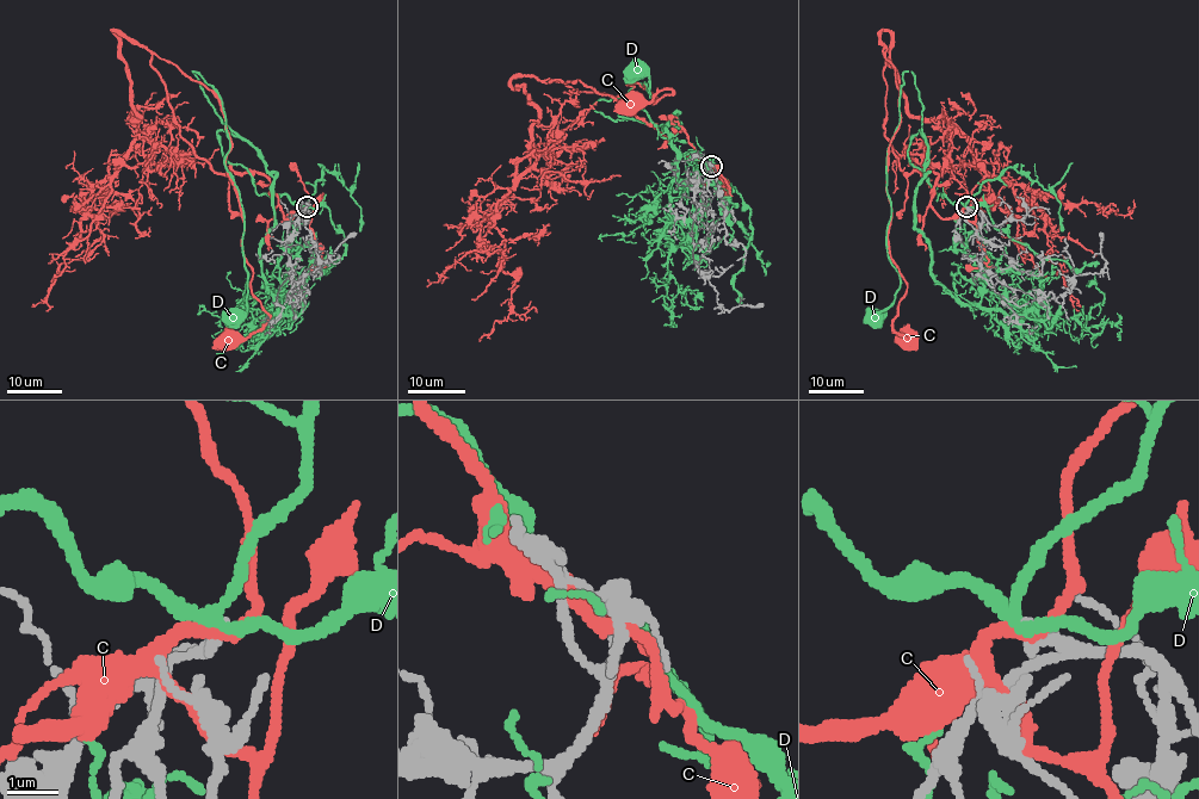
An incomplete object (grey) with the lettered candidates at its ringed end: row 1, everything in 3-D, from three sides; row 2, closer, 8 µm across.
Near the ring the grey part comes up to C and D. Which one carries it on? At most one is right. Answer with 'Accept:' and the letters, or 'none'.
Accept: none

